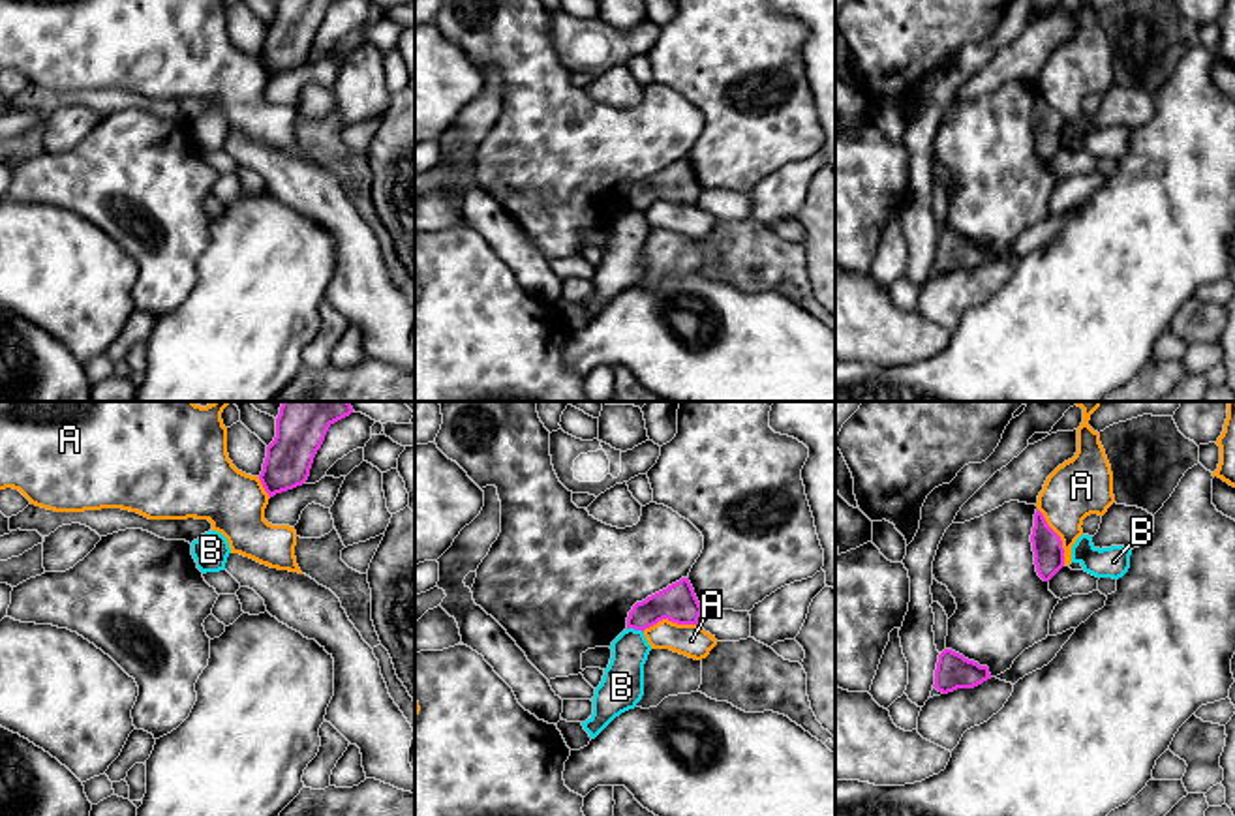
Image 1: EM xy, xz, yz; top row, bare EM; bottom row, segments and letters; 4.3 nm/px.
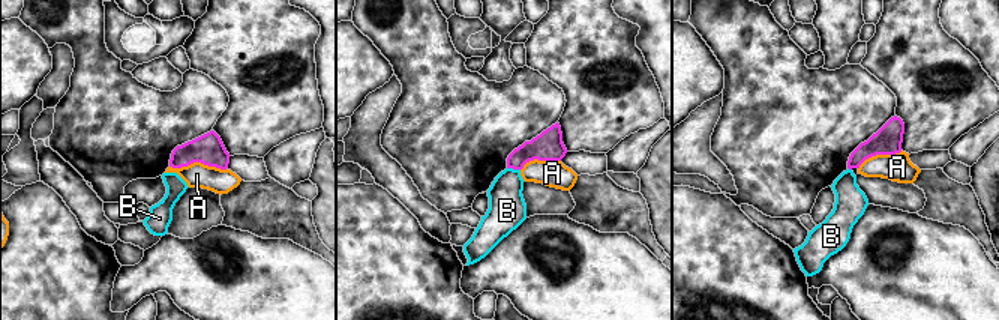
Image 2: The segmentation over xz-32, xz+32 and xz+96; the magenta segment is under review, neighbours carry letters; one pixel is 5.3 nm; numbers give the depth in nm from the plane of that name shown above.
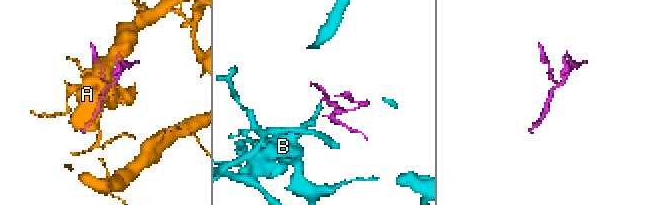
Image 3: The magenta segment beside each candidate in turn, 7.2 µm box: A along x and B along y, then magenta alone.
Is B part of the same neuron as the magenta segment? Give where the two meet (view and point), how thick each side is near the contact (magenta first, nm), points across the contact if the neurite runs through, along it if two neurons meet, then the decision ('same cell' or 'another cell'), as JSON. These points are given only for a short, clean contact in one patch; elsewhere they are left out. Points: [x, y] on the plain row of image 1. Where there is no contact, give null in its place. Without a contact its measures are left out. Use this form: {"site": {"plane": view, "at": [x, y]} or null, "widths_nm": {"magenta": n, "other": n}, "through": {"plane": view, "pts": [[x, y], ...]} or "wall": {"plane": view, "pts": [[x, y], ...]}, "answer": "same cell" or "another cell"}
{"site": {"plane": "xz", "at": [635, 209]}, "widths_nm": {"magenta": 160, "other": 180}, "wall": {"plane": "xz", "pts": [[627, 207], [642, 212]]}, "answer": "another cell"}

